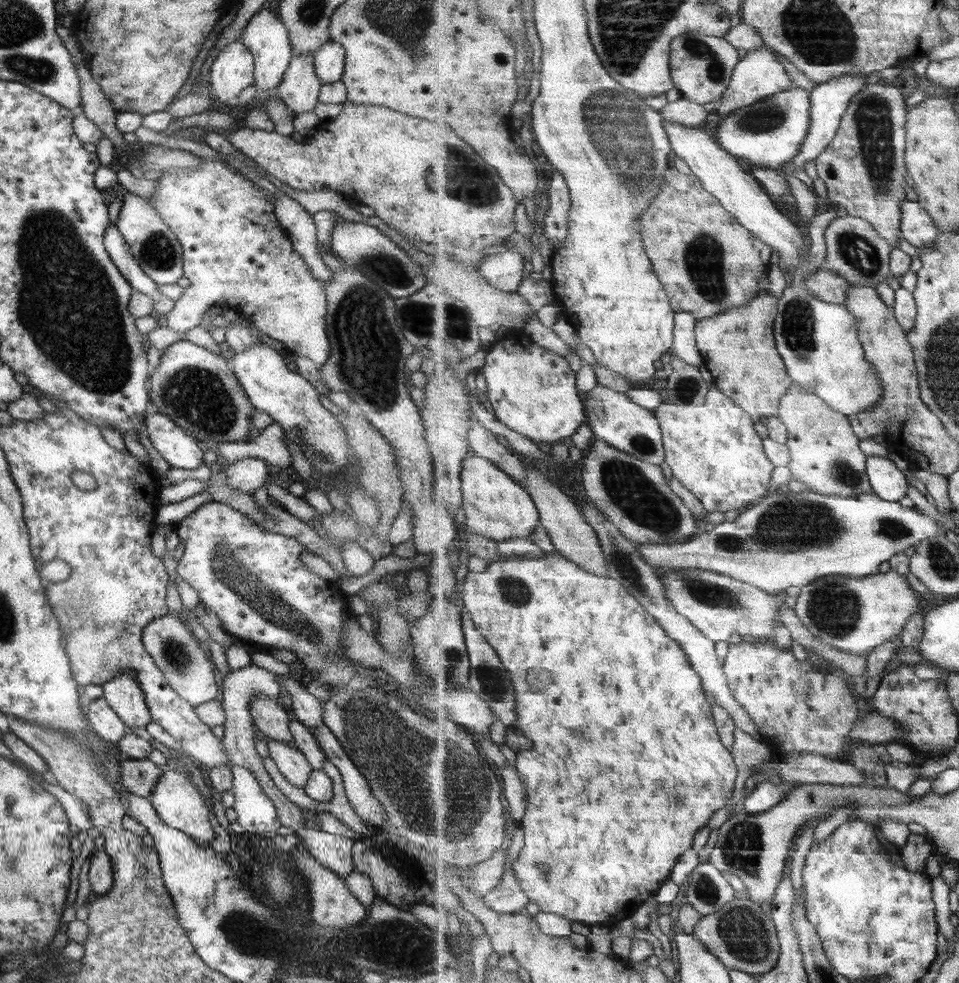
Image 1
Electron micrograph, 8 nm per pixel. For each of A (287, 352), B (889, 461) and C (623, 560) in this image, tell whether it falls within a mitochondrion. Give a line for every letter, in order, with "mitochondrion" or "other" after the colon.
A: other
B: other
C: mitochondrion

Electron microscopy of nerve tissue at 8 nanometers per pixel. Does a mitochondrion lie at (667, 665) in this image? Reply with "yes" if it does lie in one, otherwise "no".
no

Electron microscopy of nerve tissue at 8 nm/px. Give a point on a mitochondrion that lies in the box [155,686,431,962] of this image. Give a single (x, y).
(235, 928)

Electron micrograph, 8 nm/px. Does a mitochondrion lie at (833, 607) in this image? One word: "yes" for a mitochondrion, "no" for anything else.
yes

